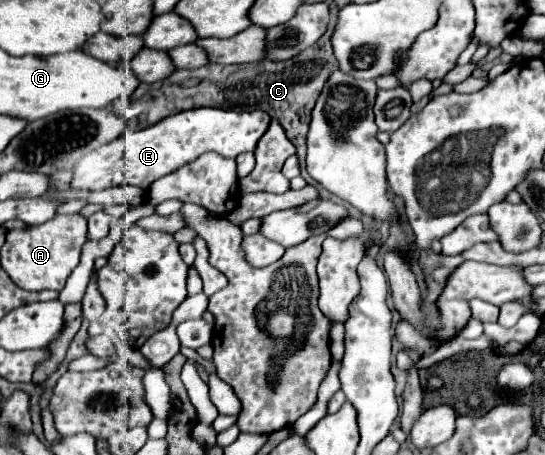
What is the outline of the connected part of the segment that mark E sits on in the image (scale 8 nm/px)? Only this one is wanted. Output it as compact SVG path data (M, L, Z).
M194 108L178 112L150 128L124 134L118 140L86 154L74 168L72 188L104 190L128 184L146 190L154 180L178 170L204 152L218 152L224 158L236 158L242 152L252 152L262 134L268 130L268 124L270 116L262 110L234 112L222 108Z

